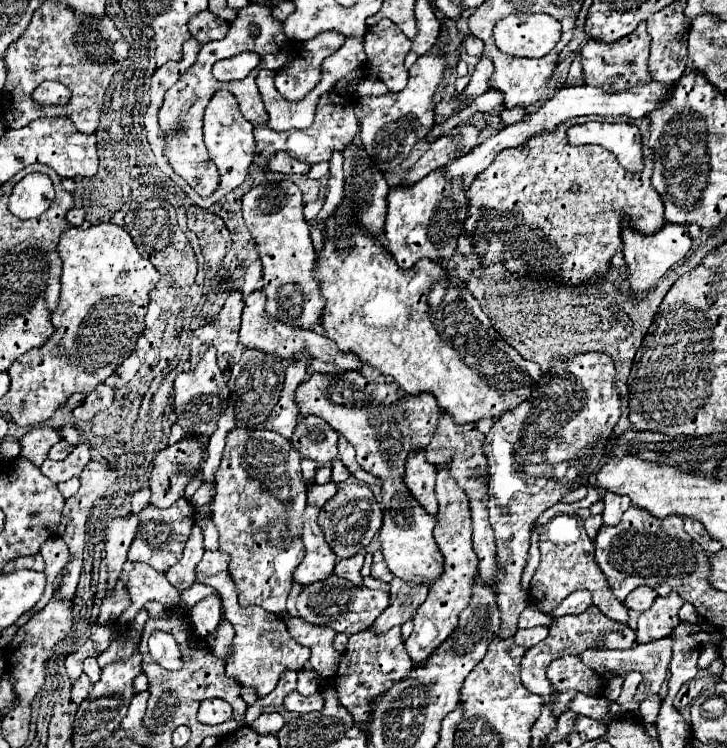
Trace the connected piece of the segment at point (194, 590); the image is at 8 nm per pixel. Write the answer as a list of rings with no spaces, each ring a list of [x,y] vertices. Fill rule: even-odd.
[[[195,583],[191,589],[187,589],[187,591],[183,593],[183,599],[189,601],[189,603],[199,603],[201,599],[205,599],[205,597],[209,597],[209,595],[217,595],[217,591],[215,591],[213,587]]]

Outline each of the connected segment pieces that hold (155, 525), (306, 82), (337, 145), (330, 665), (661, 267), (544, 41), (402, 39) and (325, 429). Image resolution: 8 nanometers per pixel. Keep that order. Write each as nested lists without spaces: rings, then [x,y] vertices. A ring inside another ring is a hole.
[[[179,499],[177,503],[173,503],[167,509],[147,505],[139,513],[139,517],[141,517],[141,525],[139,525],[137,535],[135,535],[135,539],[131,543],[131,549],[129,549],[129,561],[133,561],[133,563],[143,561],[157,571],[167,571],[169,567],[173,567],[181,559],[183,547],[185,547],[185,543],[191,535],[191,527],[195,523],[193,505],[187,499]]]
[[[335,31],[299,43],[289,55],[287,67],[281,67],[275,75],[277,91],[287,101],[301,101],[319,83],[323,59],[333,55],[343,43],[345,37]]]
[[[323,93],[317,105],[317,115],[315,115],[315,123],[309,129],[303,131],[289,131],[285,133],[273,133],[267,125],[255,127],[255,141],[257,141],[257,153],[253,157],[253,163],[259,167],[267,167],[267,161],[273,153],[285,151],[291,157],[305,161],[305,163],[321,163],[321,161],[329,161],[333,151],[343,151],[359,133],[359,123],[353,111],[353,103],[337,93]]]
[[[285,617],[287,623],[287,631],[289,635],[301,643],[311,647],[311,659],[309,665],[323,675],[323,679],[329,679],[335,675],[337,667],[339,667],[339,659],[341,653],[333,647],[333,639],[335,639],[335,631],[331,631],[331,627],[315,627],[307,621],[303,621],[301,617]]]
[[[623,219],[621,239],[623,239],[625,263],[631,273],[629,283],[637,295],[647,293],[651,287],[655,287],[655,283],[667,273],[667,269],[671,269],[673,265],[683,261],[691,249],[691,237],[689,237],[687,225],[675,225],[675,223],[667,223],[667,221],[665,221],[665,227],[661,227],[661,231],[651,233],[651,235],[643,235],[631,227],[629,219]]]
[[[516,13],[496,23],[493,37],[505,54],[538,59],[557,45],[561,27],[557,19],[544,13]]]
[[[381,19],[365,33],[367,65],[389,87],[389,91],[401,91],[407,85],[409,75],[403,59],[409,49],[411,41],[387,19]]]
[[[309,415],[301,419],[295,427],[291,445],[301,453],[301,457],[307,457],[317,465],[323,465],[337,457],[337,439],[337,431],[323,423],[323,419]]]

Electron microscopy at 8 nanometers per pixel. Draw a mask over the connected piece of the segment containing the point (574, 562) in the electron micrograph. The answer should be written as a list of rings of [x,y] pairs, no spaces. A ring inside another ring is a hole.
[[[557,515],[547,525],[537,527],[537,529],[541,535],[541,539],[539,539],[541,563],[539,563],[533,579],[531,579],[531,589],[529,589],[531,603],[539,611],[549,613],[565,597],[569,597],[573,591],[587,589],[593,595],[593,605],[597,605],[601,609],[601,613],[605,613],[607,617],[611,617],[617,623],[627,625],[627,621],[629,621],[627,607],[619,599],[615,599],[615,595],[611,593],[607,579],[603,577],[601,569],[595,563],[593,541],[587,537],[587,533],[583,531],[583,527],[575,519],[575,515]]]

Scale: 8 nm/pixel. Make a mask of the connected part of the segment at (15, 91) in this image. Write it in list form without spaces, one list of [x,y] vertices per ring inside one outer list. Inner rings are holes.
[[[43,3],[39,11],[35,11],[27,31],[11,43],[11,47],[5,53],[5,63],[7,63],[7,83],[1,93],[1,107],[3,107],[3,121],[9,129],[19,129],[31,123],[31,119],[39,117],[69,117],[73,125],[81,133],[95,133],[99,127],[101,111],[103,111],[103,101],[105,101],[105,91],[109,83],[113,81],[115,73],[121,71],[123,61],[129,59],[131,45],[123,37],[123,33],[115,27],[113,19],[109,15],[75,15],[67,3]],[[45,79],[59,81],[67,85],[73,93],[71,101],[67,105],[57,105],[57,107],[35,107],[31,101],[33,89],[43,83]]]

